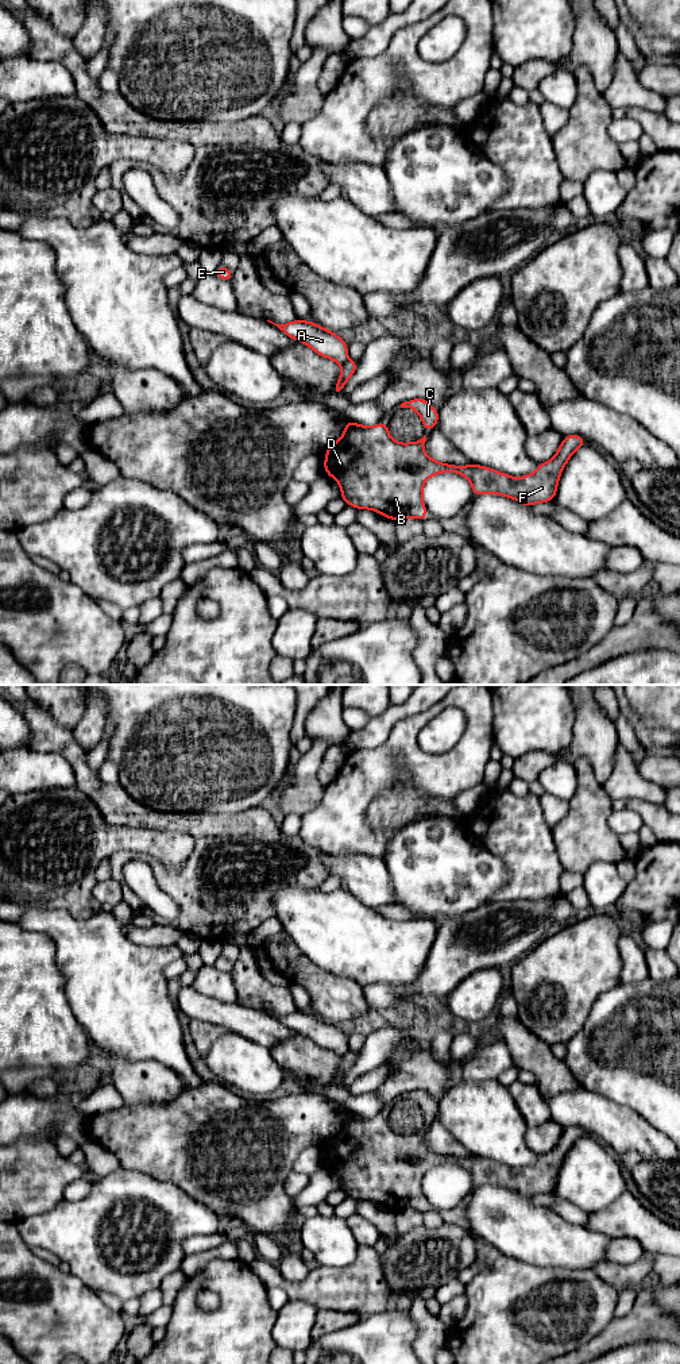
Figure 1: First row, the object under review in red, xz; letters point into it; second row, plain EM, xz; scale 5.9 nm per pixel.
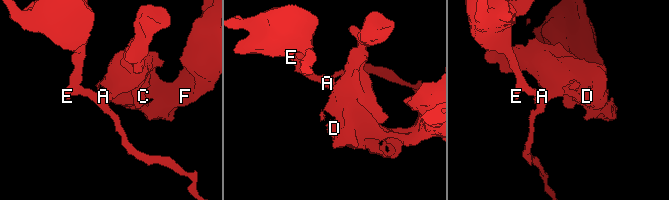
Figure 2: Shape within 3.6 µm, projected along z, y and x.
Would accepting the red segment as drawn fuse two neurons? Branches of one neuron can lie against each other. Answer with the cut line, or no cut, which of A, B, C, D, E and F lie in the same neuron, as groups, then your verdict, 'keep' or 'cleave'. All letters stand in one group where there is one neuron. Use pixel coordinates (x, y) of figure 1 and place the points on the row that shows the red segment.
cut in xz along (348, 361), (342, 365); A E / B C D F; cleave

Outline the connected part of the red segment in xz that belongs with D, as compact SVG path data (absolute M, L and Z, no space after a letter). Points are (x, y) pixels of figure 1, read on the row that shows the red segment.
M347 421L341 439L327 447L324 462L325 474L337 481L341 489L341 498L345 505L358 509L372 509L394 521L405 517L426 520L426 508L422 500L422 486L428 478L440 473L457 473L465 477L472 485L472 494L492 493L517 500L519 504L532 506L538 502L553 501L561 471L572 454L586 446L586 439L579 435L567 435L556 455L545 463L540 463L533 474L514 478L494 469L468 465L456 466L440 463L429 458L424 451L426 435L418 442L398 443L389 434L387 423L366 427Z

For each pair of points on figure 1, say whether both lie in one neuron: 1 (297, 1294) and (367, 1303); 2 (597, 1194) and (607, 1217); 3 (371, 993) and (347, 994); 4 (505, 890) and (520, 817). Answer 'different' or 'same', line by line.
1: same
2: different
3: different
4: same

